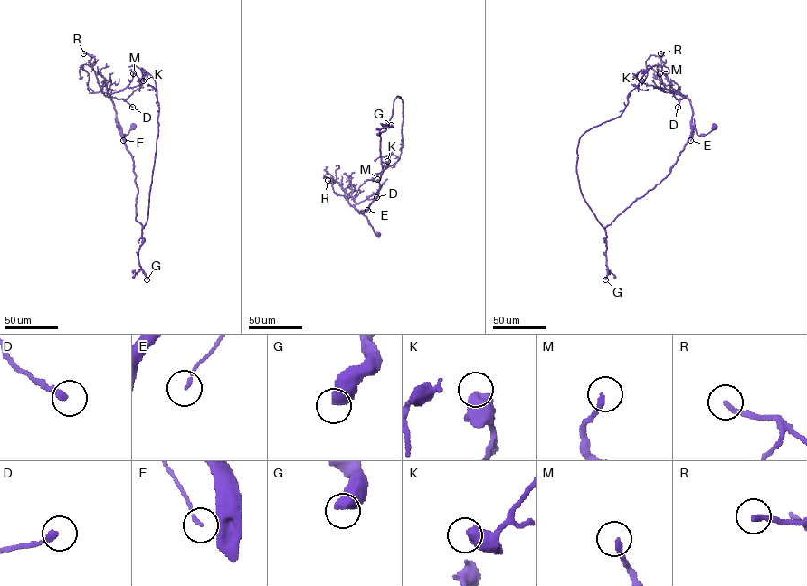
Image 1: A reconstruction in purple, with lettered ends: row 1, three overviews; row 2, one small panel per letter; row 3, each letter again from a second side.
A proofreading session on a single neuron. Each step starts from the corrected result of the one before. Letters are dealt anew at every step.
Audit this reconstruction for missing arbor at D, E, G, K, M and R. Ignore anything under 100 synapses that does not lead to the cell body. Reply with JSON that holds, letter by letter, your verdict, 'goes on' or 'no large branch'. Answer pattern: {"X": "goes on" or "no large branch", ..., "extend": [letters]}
{"D": "no large branch", "E": "no large branch", "G": "goes on", "K": "no large branch", "M": "no large branch", "R": "no large branch", "extend": ["G"]}

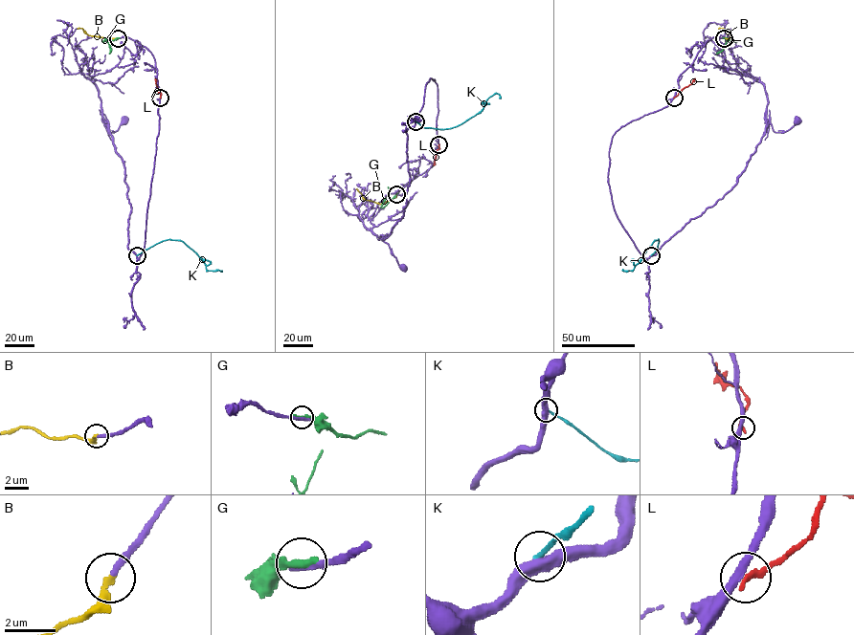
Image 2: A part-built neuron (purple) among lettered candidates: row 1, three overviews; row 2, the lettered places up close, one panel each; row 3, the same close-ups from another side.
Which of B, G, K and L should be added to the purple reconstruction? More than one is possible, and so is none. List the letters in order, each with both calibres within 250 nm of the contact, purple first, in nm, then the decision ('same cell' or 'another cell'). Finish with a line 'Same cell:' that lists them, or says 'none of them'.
B: calibres 240 and 280 nm; same cell
G: calibres 360 and 320 nm; another cell
K: calibres 460 and 190 nm; another cell
L: calibres 320 and 260 nm; another cell
Same cell: B

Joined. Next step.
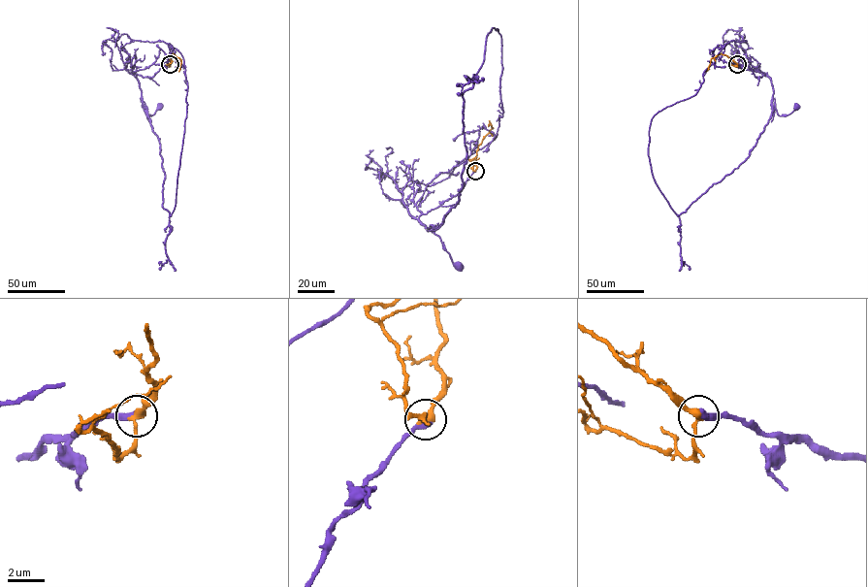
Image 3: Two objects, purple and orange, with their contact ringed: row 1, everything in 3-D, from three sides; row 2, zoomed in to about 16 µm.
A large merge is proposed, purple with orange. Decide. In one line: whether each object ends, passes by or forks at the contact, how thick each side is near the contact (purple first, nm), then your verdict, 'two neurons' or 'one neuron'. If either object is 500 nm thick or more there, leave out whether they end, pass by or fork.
purple ends there; orange passes by; 400 nm thick on the purple side, 320 nm on the other; one neuron

